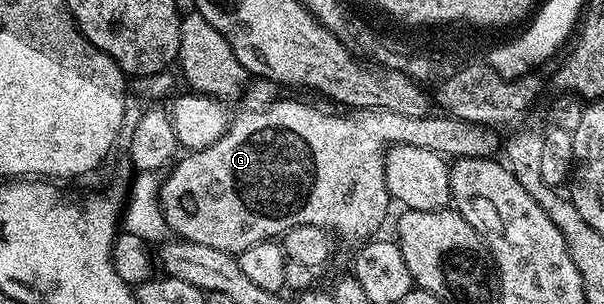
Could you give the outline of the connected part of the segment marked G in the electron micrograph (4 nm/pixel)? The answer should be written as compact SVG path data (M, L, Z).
M283 98L280 102L271 102L264 110L247 110L244 114L235 114L230 119L230 126L227 131L209 147L201 148L184 153L184 158L180 157L166 171L159 187L159 207L167 221L168 231L172 235L178 236L184 242L196 242L205 244L209 248L217 248L226 254L238 255L245 248L249 248L258 242L278 239L289 228L298 226L316 226L322 230L330 232L336 239L344 238L347 242L362 244L374 239L375 234L383 226L383 221L387 218L387 209L393 206L393 199L385 184L385 168L383 167L383 156L388 147L392 146L416 146L425 148L434 154L440 154L443 158L454 160L457 158L490 158L500 149L501 138L498 138L494 129L482 126L479 122L466 122L460 118L450 116L439 116L433 114L417 118L413 116L401 116L397 112L388 110L356 110L350 112L339 112L343 114L330 114L327 110L322 110L319 106L310 106L307 102L298 102L295 98Z

